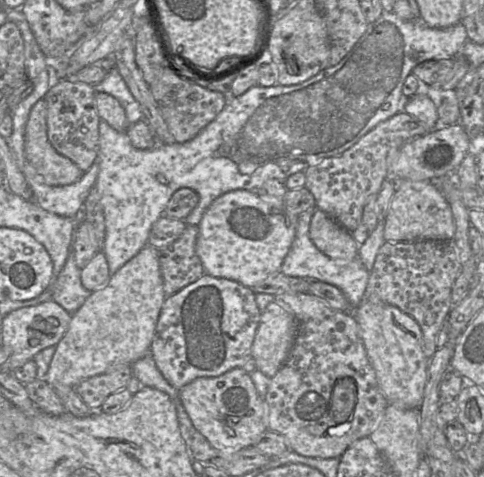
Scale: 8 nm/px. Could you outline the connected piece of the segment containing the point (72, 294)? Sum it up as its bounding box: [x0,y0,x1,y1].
[51,249,91,314]

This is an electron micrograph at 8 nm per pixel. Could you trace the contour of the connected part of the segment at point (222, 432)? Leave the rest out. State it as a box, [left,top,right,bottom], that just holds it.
[179,368,268,453]

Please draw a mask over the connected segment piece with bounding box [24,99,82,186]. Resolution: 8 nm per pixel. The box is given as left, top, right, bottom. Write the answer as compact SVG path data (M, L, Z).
M39 99L32 106L25 125L26 157L47 184L72 184L81 177L82 171L70 159L59 154L49 142L46 116L46 102Z

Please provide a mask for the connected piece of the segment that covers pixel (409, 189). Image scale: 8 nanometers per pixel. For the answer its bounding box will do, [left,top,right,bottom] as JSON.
[385,180,455,242]

